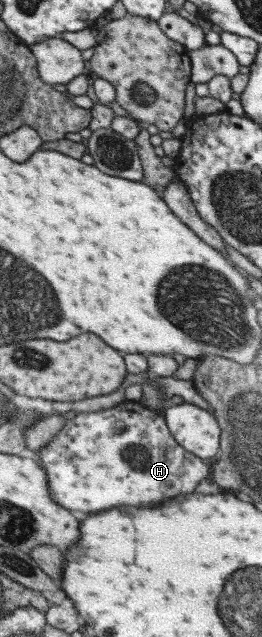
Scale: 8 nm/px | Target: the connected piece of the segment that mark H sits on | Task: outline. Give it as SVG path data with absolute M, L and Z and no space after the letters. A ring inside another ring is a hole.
M125 400L120 404L108 409L108 411L98 411L98 413L78 413L74 419L64 421L62 429L44 446L37 451L39 460L36 462L46 475L46 485L48 485L48 495L62 508L70 511L84 511L84 513L96 513L96 511L106 511L116 505L150 505L150 503L160 503L168 497L180 495L182 493L193 493L196 484L210 478L211 465L204 463L202 459L186 451L181 445L177 445L165 425L163 415L160 411L146 409L140 403Z

